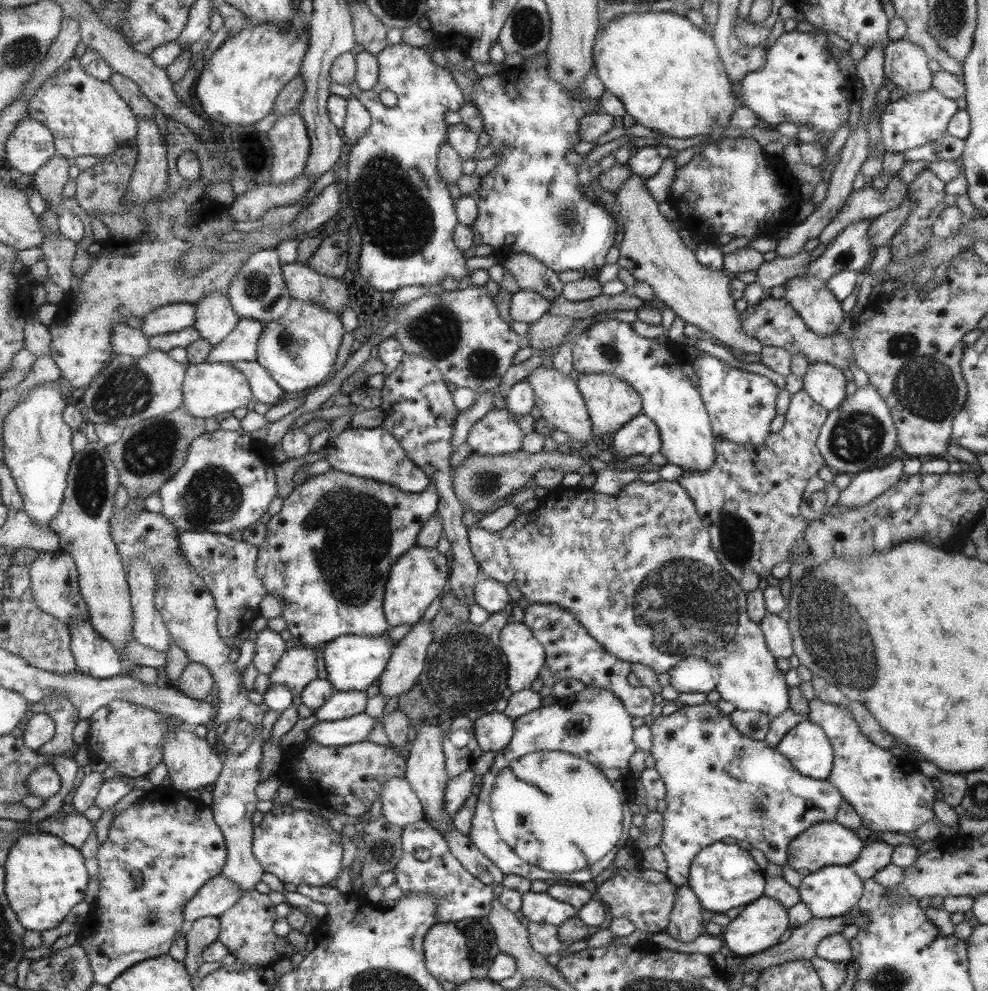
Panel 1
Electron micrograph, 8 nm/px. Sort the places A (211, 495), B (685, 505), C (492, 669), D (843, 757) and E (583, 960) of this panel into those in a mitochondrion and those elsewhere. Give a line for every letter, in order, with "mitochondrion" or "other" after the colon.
A: mitochondrion
B: other
C: mitochondrion
D: other
E: other

